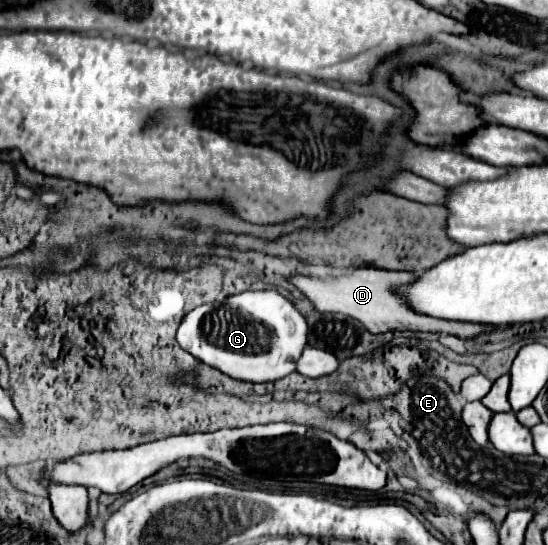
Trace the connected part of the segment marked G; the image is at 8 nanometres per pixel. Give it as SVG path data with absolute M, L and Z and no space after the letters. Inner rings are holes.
M248 290L224 302L202 304L180 322L176 340L200 362L246 382L274 382L294 370L308 378L320 378L338 368L334 354L306 346L308 326L304 316L276 290Z

